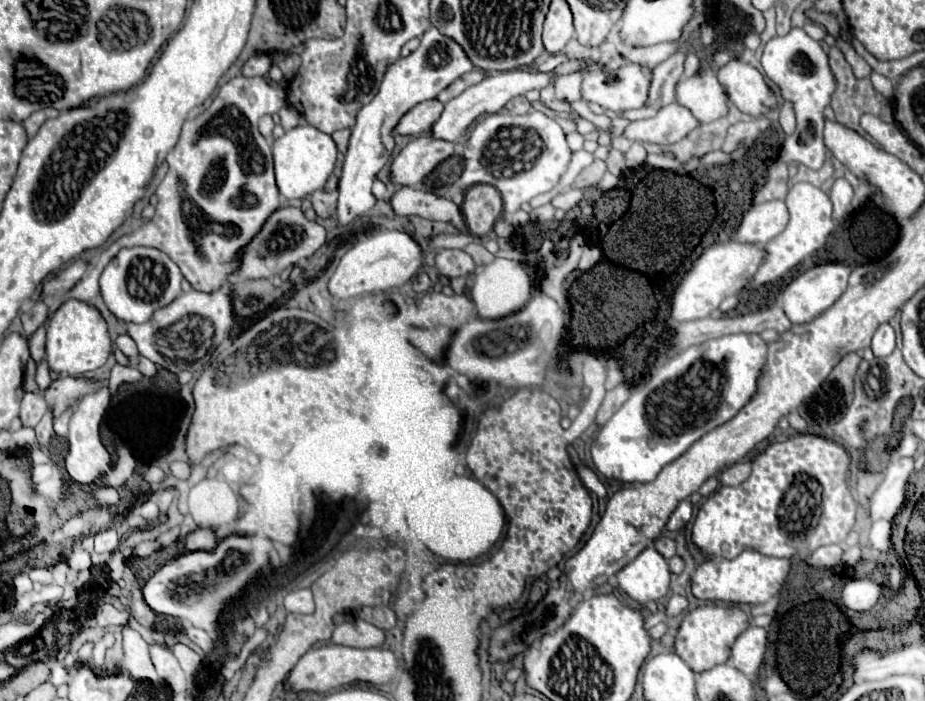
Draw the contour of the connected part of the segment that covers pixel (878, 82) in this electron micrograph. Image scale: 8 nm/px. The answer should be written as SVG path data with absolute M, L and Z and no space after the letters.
M873 72L873 74L871 74L871 82L873 82L875 90L881 92L885 98L893 98L893 84L891 84L889 78L885 78L885 76Z

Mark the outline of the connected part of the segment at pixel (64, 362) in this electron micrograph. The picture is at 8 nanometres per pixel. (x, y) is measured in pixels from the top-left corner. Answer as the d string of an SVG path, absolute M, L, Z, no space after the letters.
M69 298L65 300L57 312L49 320L47 328L47 362L53 372L69 374L69 376L83 376L91 370L103 366L111 354L111 338L107 332L107 322L103 320L101 312L81 300Z

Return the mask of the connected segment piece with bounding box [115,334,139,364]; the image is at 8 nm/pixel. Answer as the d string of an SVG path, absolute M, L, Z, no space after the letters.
M121 334L121 336L115 340L115 344L117 344L117 348L129 358L129 362L133 362L133 364L139 362L137 346L135 346L135 342L133 342L133 338L131 338L129 334Z

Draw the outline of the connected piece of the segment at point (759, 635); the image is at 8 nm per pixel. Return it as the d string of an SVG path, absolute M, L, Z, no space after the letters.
M749 626L733 644L733 652L731 652L731 664L745 672L747 676L755 676L761 662L763 662L763 654L767 648L767 632L759 626Z

